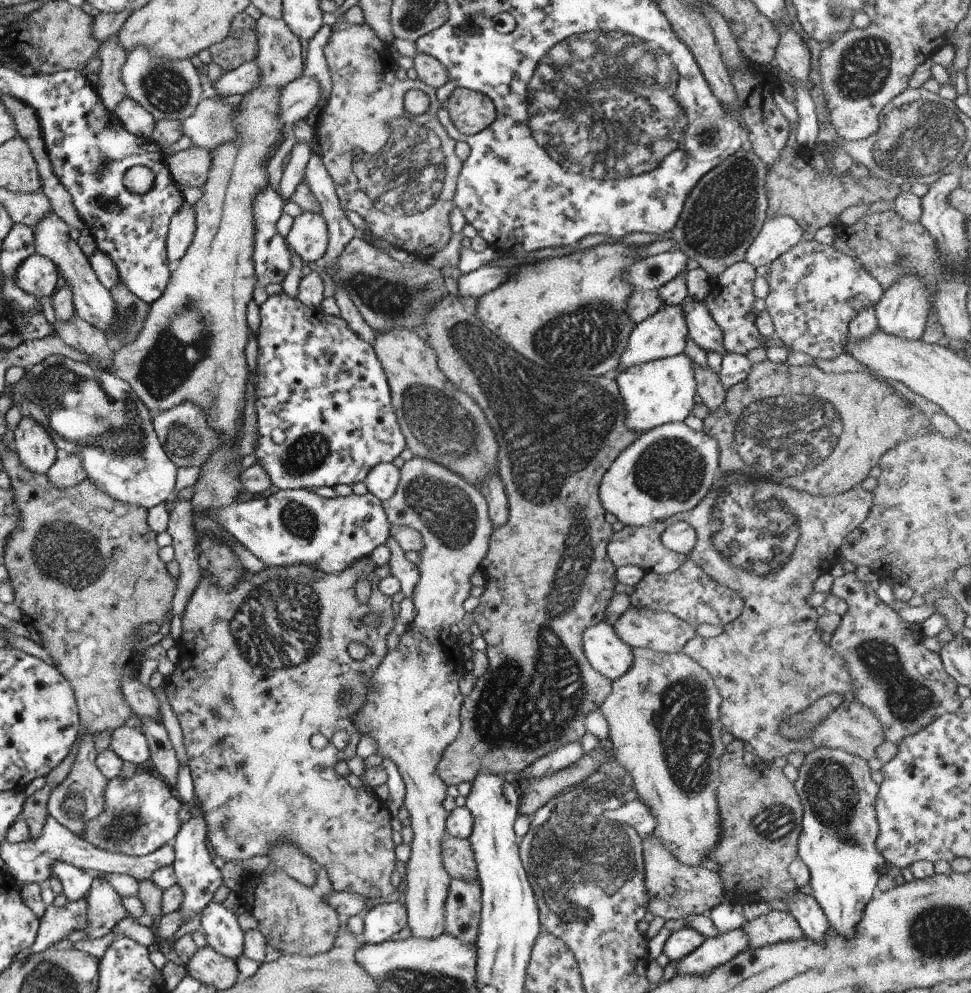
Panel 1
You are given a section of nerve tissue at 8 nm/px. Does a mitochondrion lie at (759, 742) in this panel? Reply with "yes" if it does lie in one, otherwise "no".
no

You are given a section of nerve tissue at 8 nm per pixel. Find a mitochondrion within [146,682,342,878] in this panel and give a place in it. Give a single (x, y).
(287, 857)

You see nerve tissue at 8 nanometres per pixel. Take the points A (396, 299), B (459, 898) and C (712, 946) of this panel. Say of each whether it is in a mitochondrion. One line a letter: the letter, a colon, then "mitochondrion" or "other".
A: mitochondrion
B: other
C: other

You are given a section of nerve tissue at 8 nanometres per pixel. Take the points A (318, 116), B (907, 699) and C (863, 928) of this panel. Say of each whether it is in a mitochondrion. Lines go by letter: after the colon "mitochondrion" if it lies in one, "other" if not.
A: other
B: mitochondrion
C: other

